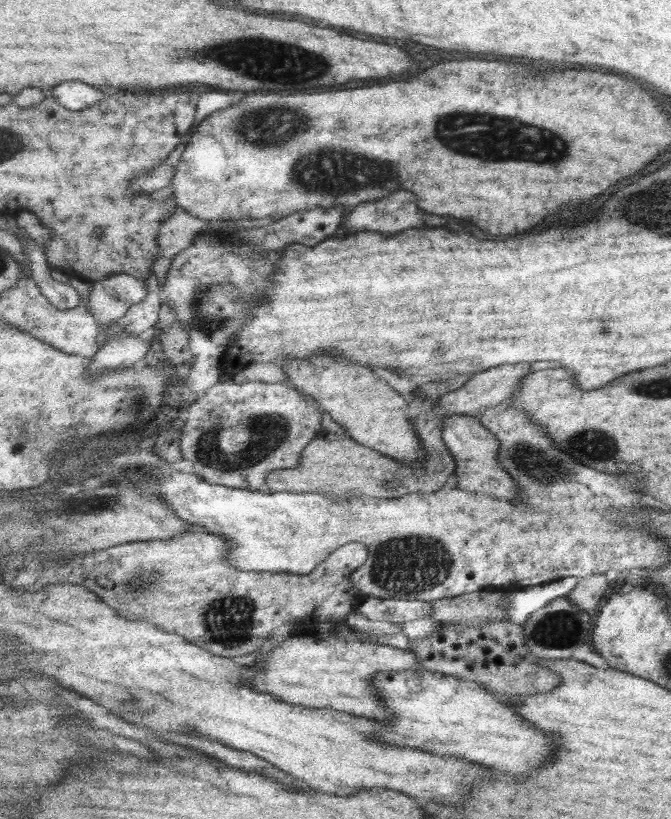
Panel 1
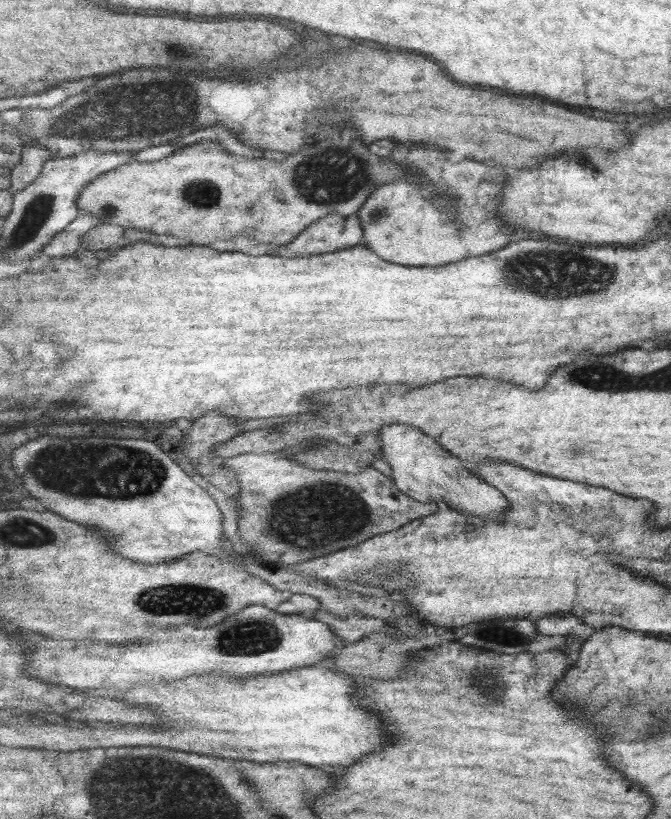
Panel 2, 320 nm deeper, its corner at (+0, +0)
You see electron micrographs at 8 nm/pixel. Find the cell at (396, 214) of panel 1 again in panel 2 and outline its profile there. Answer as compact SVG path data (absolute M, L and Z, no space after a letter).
M409 144L397 146L391 154L391 160L407 166L413 174L417 168L417 174L431 178L431 182L435 182L435 186L443 194L455 196L459 220L453 220L449 214L441 212L431 200L427 200L419 184L415 182L397 180L382 184L370 194L370 198L357 212L364 230L364 244L375 250L381 258L405 266L441 266L471 256L483 256L509 244L507 232L511 230L511 226L505 224L497 214L499 198L507 182L507 174L503 170L501 182L497 182L497 178L493 178L491 166L473 160L453 162L443 152Z

